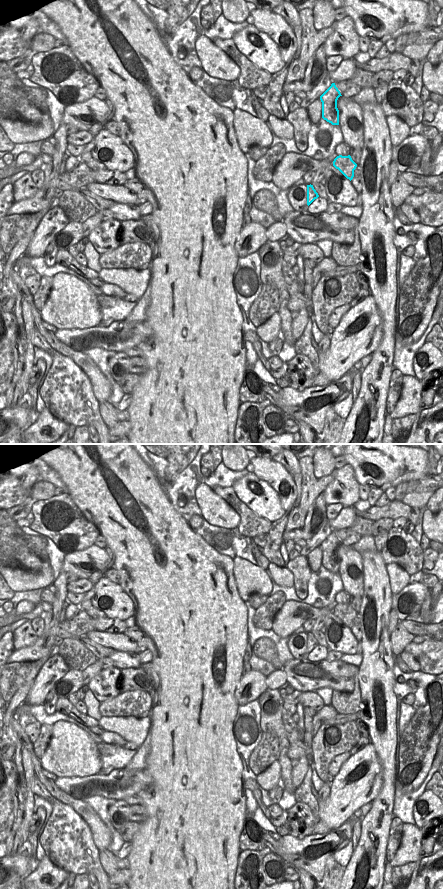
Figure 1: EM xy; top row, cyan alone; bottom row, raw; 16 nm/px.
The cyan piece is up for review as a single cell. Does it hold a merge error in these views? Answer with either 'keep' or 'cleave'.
cleave

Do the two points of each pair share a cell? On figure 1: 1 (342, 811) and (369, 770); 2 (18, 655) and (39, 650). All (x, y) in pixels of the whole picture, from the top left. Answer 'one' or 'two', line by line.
1: one
2: one

